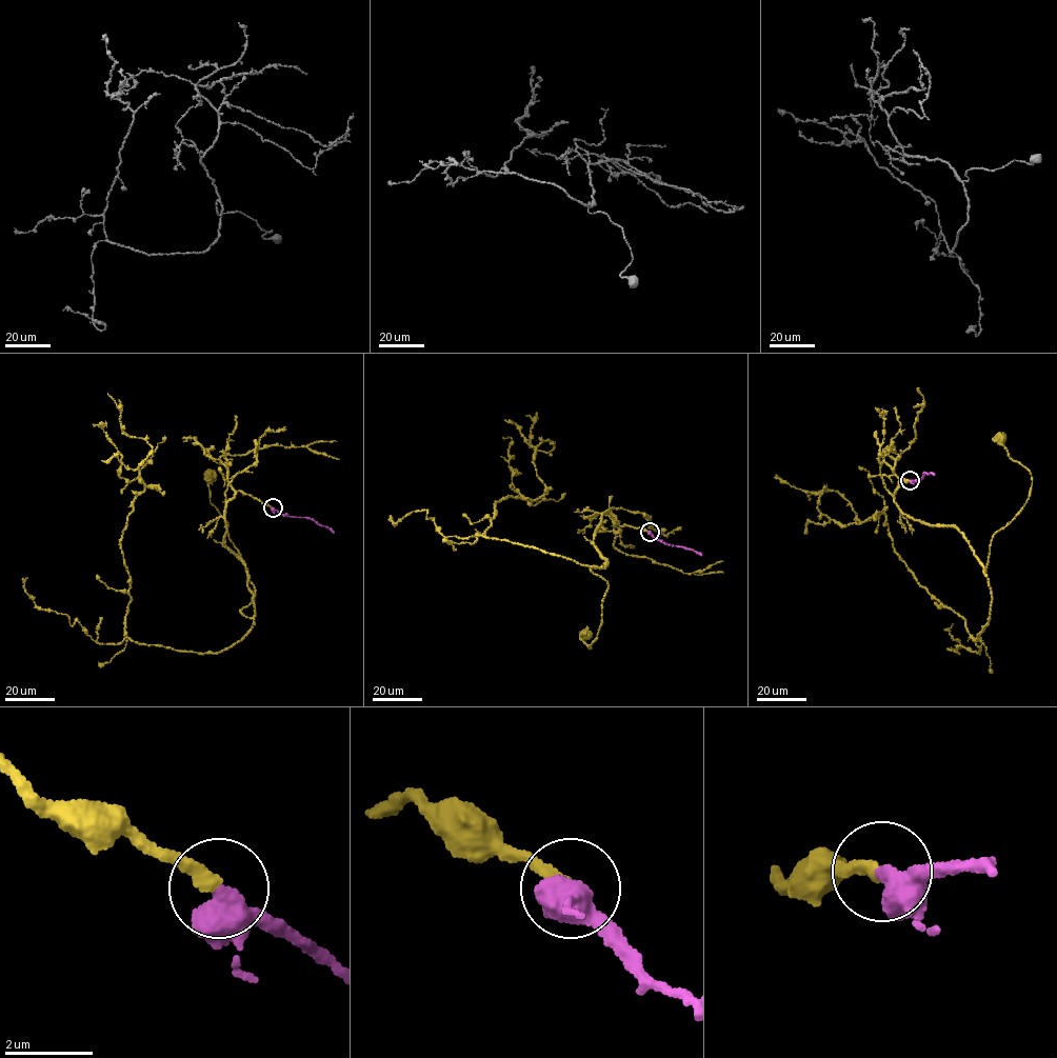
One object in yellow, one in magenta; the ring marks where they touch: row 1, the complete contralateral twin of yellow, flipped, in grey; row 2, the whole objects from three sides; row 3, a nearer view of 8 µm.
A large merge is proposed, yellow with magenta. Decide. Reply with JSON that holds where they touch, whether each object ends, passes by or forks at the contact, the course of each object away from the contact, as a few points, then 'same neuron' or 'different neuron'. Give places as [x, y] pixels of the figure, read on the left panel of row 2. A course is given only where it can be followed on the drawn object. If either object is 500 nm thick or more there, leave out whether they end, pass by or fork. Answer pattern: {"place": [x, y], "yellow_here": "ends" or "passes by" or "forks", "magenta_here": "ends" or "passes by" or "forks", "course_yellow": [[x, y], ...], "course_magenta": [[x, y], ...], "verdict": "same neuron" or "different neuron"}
{"place": [273, 507], "course_yellow": [[272, 507], [238, 491], [224, 515], [248, 618], [255, 587], [211, 502], [211, 475]], "course_magenta": [[272, 508], [287, 516], [312, 519], [334, 533]], "verdict": "same neuron"}

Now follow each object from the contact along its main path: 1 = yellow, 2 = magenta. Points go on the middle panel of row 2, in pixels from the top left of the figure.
1: (650, 532), (603, 513), (593, 545), (606, 564), (591, 569), (609, 586), (590, 649), (579, 638), (586, 635)
2: (650, 532), (661, 541), (701, 555)

